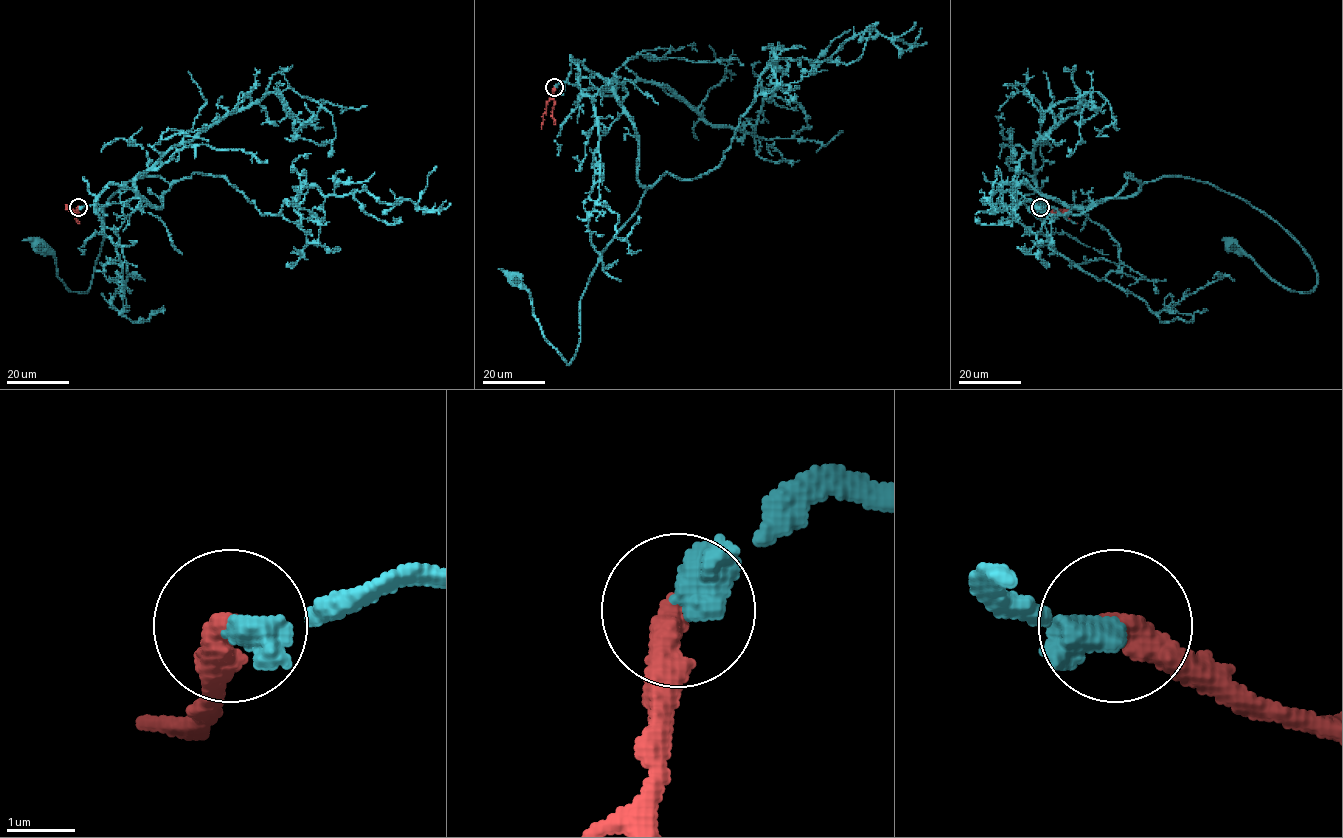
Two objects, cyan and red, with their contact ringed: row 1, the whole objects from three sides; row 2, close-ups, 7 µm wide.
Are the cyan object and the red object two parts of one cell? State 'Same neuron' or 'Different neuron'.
Same neuron

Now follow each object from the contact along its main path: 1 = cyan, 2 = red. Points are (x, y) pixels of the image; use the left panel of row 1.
1: (78, 207), (137, 197), (160, 206), (170, 186), (144, 176), (107, 201), (85, 292), (70, 292), (38, 246)
2: (78, 207), (77, 211), (65, 207)

